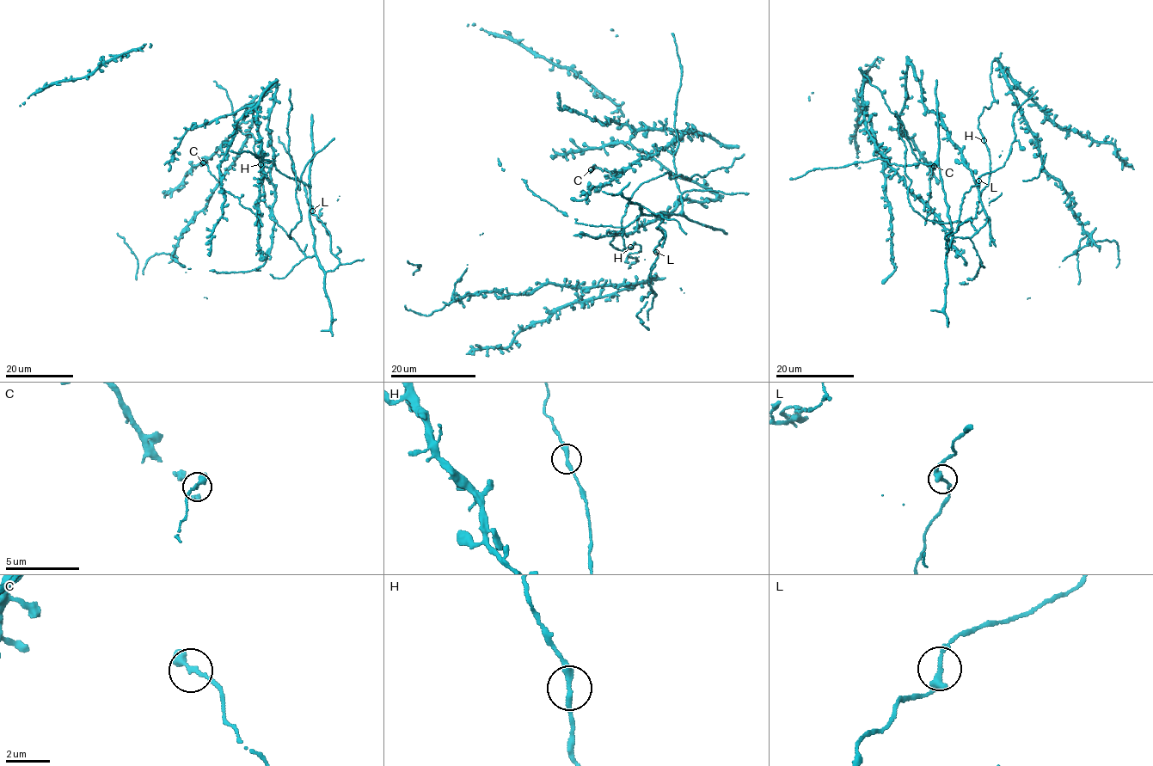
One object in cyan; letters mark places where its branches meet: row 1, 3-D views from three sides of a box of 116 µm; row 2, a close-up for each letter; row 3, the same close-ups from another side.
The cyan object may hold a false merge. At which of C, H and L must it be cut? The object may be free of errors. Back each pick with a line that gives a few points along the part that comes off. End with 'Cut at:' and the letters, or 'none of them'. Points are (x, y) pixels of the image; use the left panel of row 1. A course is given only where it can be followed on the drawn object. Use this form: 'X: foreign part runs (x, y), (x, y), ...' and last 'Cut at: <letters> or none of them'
Cut at: none of them

